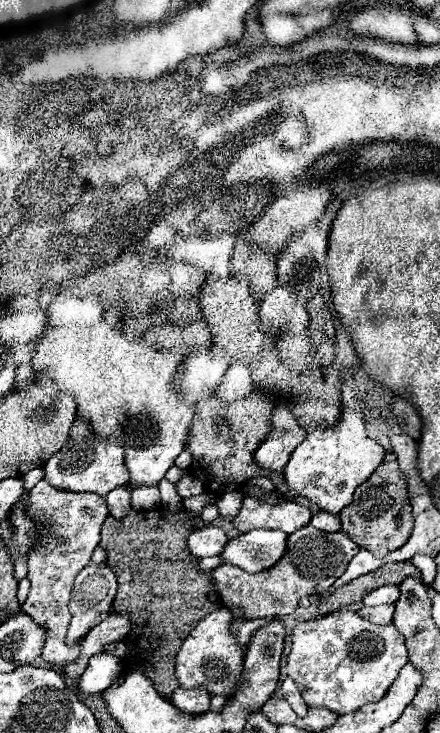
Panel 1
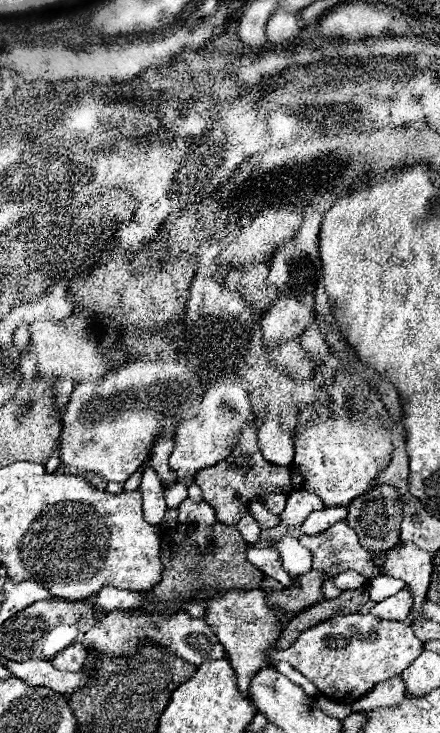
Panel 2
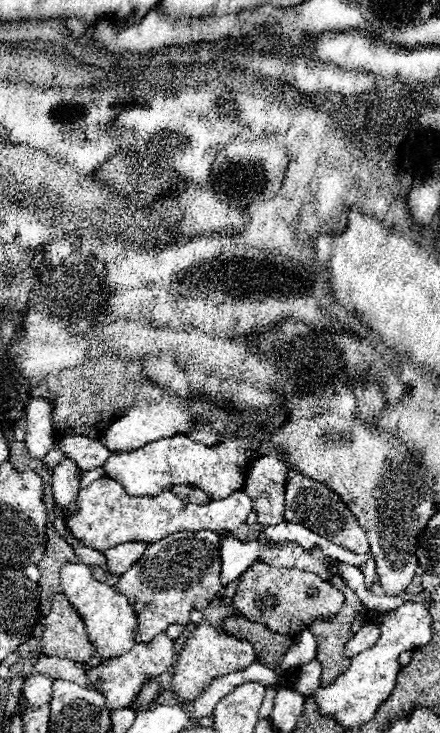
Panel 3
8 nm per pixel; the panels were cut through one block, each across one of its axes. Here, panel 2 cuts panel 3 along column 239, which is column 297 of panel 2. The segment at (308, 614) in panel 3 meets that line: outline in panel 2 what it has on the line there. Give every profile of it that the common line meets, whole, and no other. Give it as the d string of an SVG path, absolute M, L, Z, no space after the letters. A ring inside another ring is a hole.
M310 570L308 574L298 576L290 588L266 592L266 602L270 608L280 612L298 614L302 608L310 608L310 604L318 604L318 600L322 600L322 584L326 578L326 574Z

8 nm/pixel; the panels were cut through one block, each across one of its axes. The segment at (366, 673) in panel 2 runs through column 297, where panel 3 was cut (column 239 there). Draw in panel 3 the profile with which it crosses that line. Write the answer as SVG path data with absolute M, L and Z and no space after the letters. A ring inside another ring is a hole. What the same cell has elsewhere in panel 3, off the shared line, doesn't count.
M200 624L190 634L188 642L184 644L182 652L178 654L178 662L172 676L172 694L182 702L194 702L198 692L214 678L226 672L236 672L246 668L256 660L254 648L246 640L238 640L228 634L218 634L212 626Z

